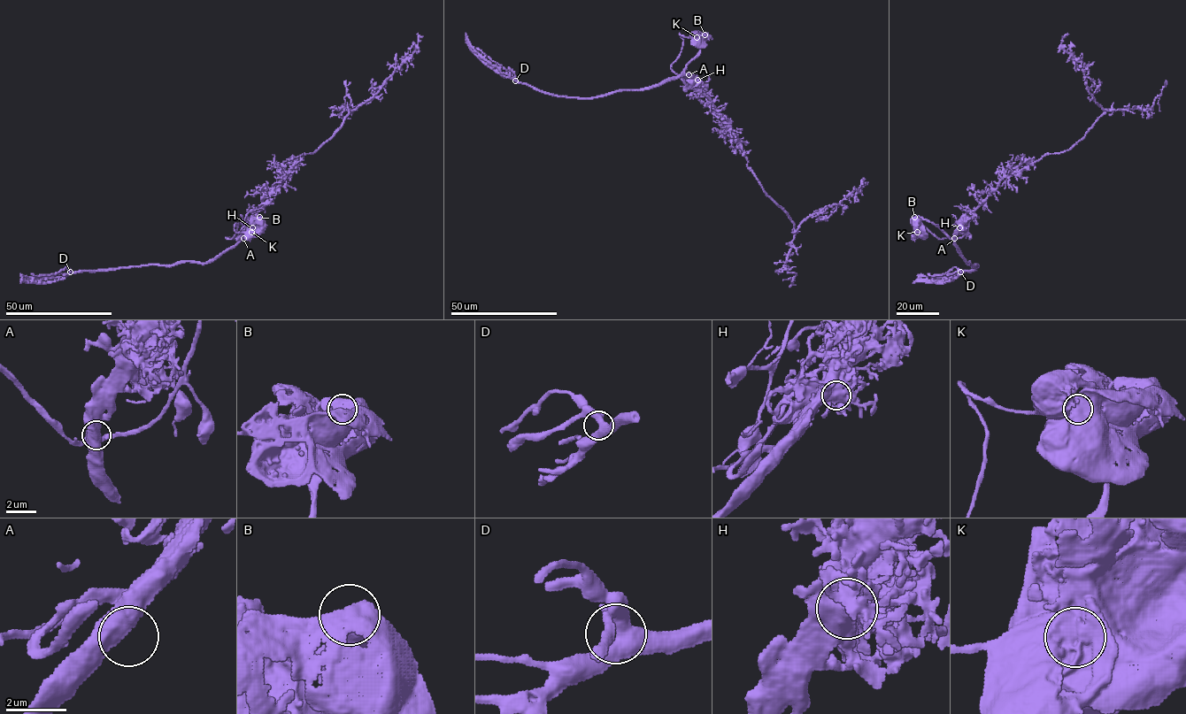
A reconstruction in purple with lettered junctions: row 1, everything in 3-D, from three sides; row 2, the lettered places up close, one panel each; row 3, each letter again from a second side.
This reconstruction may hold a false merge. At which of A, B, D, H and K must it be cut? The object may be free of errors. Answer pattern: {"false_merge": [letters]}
{"false_merge": ["K"]}

